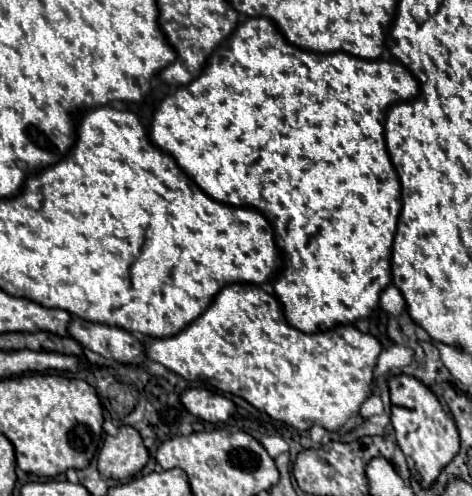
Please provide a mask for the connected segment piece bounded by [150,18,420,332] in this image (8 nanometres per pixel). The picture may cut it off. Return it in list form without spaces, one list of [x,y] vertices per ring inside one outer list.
[[[248,18],[236,28],[236,32],[224,44],[220,44],[214,50],[214,54],[208,58],[204,72],[196,80],[192,80],[190,84],[182,86],[178,92],[162,100],[162,104],[152,116],[150,138],[158,148],[172,154],[178,166],[210,198],[230,206],[256,208],[270,220],[276,232],[276,246],[284,260],[282,272],[274,280],[274,290],[284,308],[284,316],[288,318],[290,326],[296,326],[302,332],[324,332],[334,326],[350,326],[370,316],[378,308],[382,290],[392,282],[390,256],[392,256],[392,240],[394,240],[396,222],[402,210],[402,202],[400,202],[400,180],[390,162],[386,142],[384,142],[384,118],[390,106],[404,100],[412,100],[418,96],[418,92],[420,92],[418,80],[412,76],[412,72],[406,66],[398,62],[364,60],[346,52],[334,52],[334,54],[308,52],[286,42],[270,18]]]

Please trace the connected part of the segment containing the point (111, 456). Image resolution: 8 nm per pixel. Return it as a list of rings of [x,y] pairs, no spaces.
[[[122,426],[118,436],[106,436],[98,454],[98,470],[104,478],[134,478],[148,462],[148,450],[142,436],[132,426]]]

